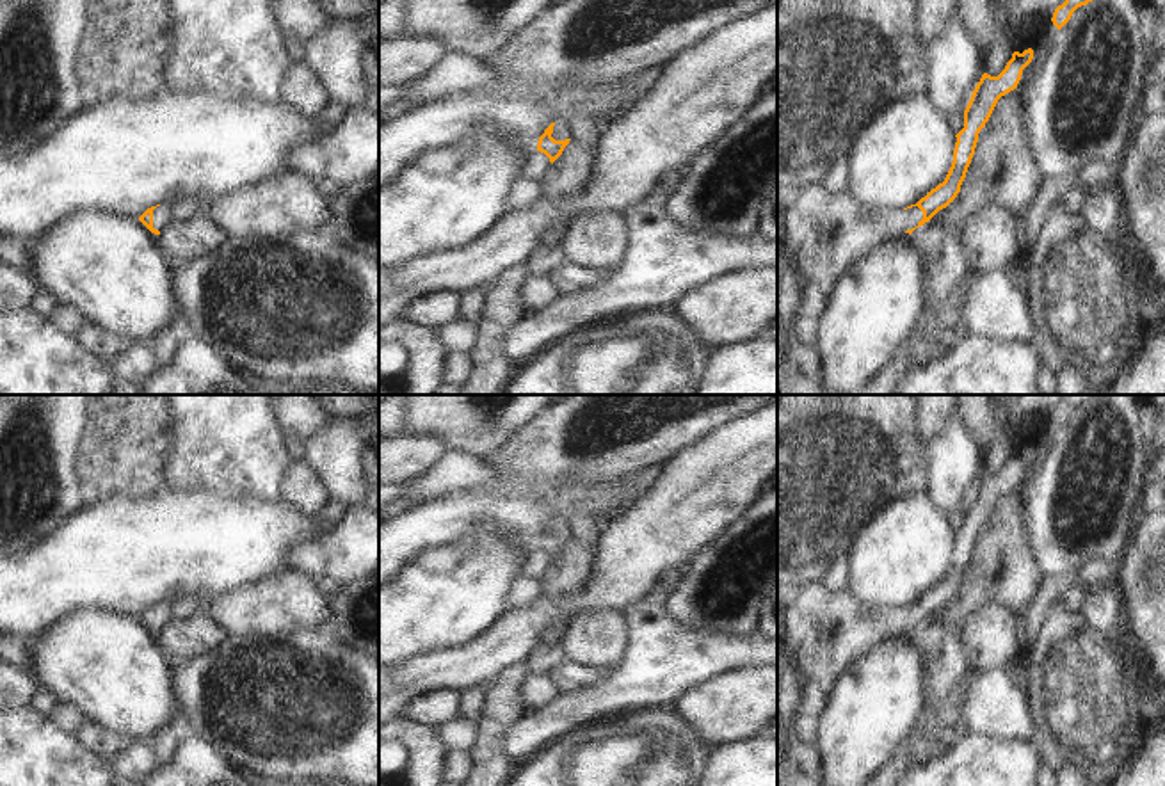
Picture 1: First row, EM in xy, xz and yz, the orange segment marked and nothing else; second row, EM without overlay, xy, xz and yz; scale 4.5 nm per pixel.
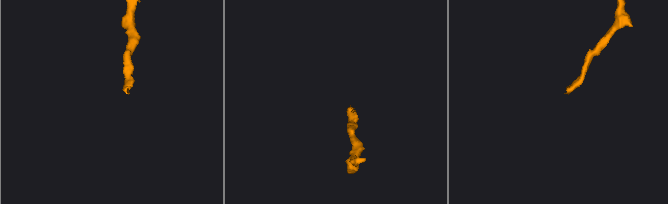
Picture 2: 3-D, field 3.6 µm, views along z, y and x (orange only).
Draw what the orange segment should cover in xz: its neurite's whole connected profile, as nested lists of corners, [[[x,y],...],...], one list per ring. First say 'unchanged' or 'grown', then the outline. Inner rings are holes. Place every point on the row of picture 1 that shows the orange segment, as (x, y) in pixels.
grown; [[[564,121],[551,123],[539,137],[537,151],[544,153],[553,164],[569,144],[569,126]]]

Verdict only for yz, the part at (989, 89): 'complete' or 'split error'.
split error

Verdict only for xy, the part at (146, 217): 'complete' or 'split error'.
split error

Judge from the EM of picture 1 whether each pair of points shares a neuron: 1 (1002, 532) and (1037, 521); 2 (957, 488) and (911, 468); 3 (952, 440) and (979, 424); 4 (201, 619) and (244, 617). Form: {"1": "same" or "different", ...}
{"1": "different", "2": "different", "3": "different", "4": "different"}

